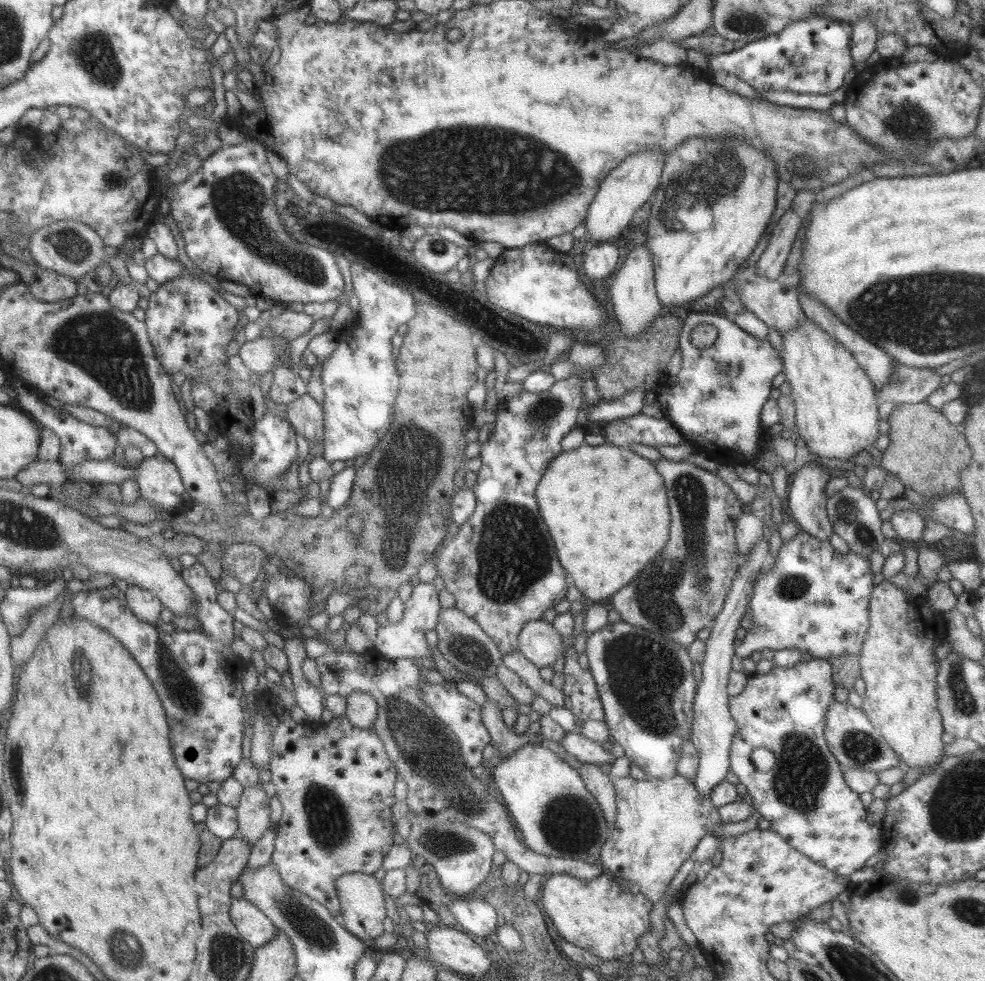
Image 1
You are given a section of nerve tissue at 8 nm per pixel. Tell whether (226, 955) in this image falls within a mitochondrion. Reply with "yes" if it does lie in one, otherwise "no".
yes

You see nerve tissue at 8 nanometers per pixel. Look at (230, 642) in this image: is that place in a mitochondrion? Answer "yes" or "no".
no

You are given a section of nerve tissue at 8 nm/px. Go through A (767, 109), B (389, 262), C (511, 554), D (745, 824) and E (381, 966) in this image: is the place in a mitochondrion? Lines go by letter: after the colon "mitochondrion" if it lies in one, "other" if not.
A: other
B: other
C: mitochondrion
D: other
E: other

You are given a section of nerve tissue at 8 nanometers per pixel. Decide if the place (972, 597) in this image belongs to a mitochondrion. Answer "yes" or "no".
no

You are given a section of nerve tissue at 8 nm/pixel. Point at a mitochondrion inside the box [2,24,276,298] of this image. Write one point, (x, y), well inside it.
(95, 54)

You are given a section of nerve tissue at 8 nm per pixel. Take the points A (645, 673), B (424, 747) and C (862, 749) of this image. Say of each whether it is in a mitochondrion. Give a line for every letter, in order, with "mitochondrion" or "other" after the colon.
A: mitochondrion
B: mitochondrion
C: mitochondrion

